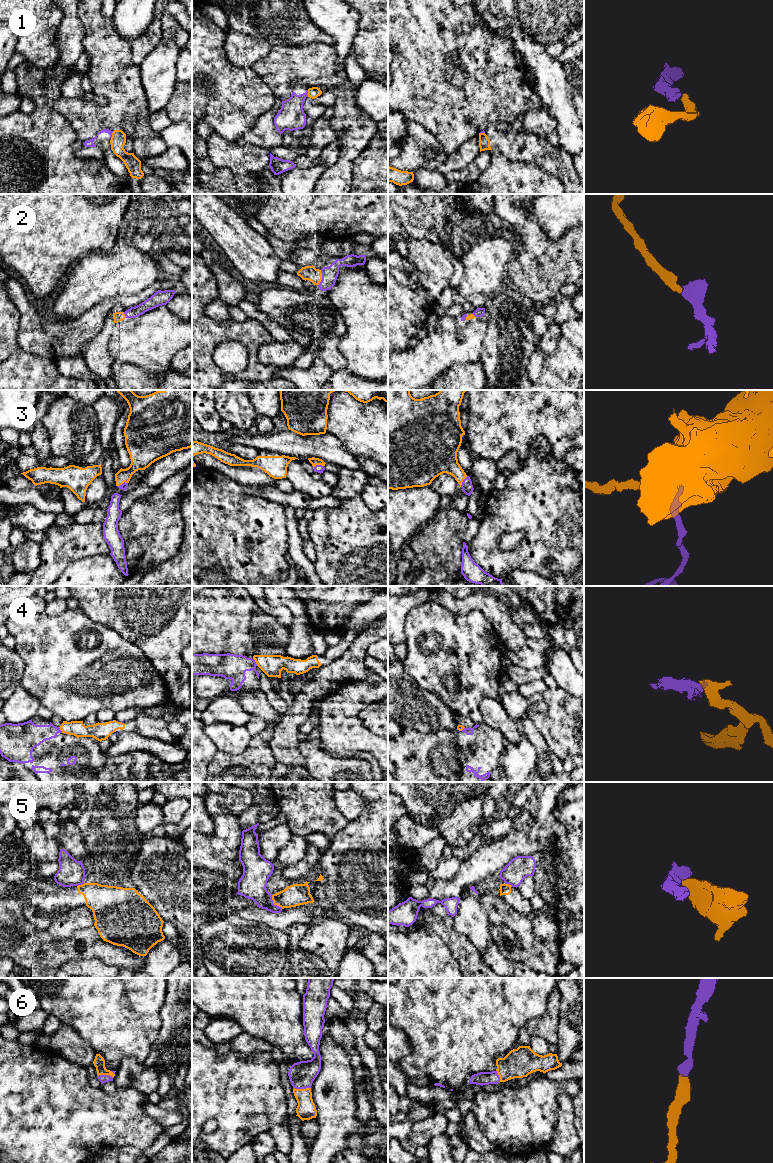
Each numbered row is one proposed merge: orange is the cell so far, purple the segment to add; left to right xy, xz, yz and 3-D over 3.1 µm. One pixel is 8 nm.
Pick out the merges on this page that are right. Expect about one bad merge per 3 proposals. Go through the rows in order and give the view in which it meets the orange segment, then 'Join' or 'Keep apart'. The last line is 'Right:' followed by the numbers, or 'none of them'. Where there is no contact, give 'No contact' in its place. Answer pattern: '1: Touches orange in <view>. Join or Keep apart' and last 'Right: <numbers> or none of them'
1: Touches orange in xz. Keep apart
2: Touches orange in xz. Join
3: Touches orange in xz. Join
4: Touches orange in xy. Keep apart
5: Touches orange in xz. Keep apart
6: Touches orange in xz. Join
Right: 2, 3, 6

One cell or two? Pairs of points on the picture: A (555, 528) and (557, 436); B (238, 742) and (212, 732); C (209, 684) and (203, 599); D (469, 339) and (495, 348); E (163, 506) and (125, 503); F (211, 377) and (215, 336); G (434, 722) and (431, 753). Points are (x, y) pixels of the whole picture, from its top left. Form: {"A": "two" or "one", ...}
{"A": "two", "B": "one", "C": "one", "D": "two", "E": "two", "F": "one", "G": "two"}

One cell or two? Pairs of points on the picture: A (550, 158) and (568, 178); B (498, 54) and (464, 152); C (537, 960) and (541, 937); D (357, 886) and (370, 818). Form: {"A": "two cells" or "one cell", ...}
{"A": "one cell", "B": "two cells", "C": "one cell", "D": "one cell"}

